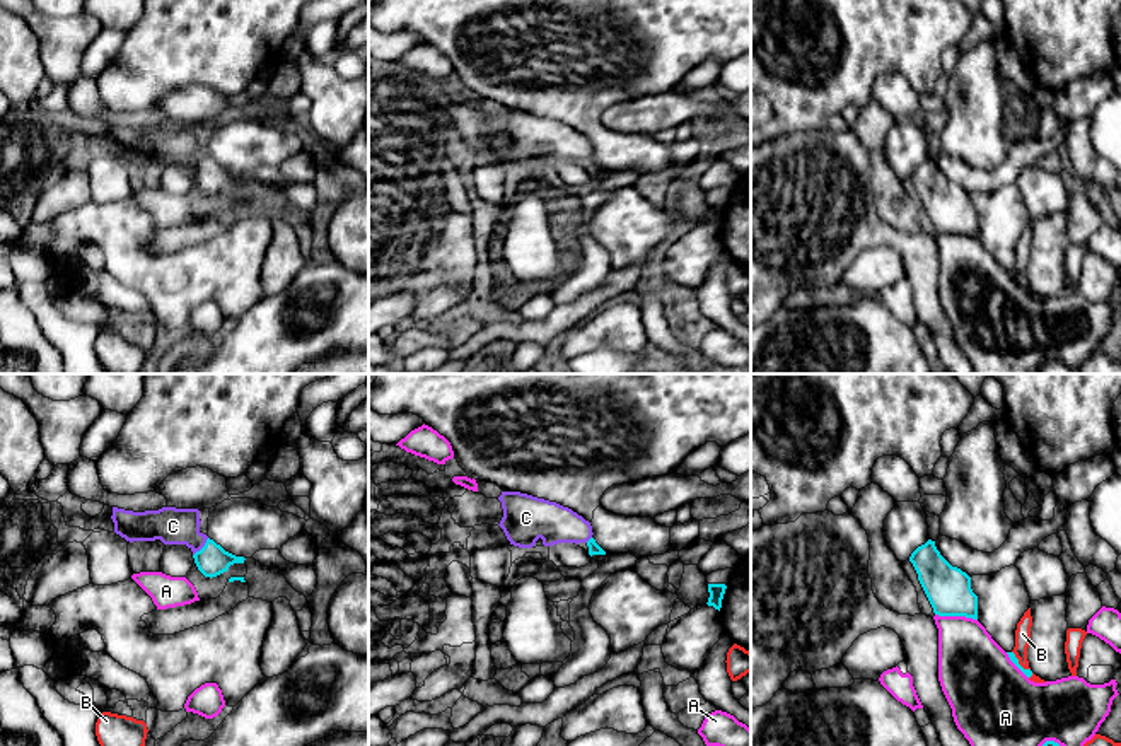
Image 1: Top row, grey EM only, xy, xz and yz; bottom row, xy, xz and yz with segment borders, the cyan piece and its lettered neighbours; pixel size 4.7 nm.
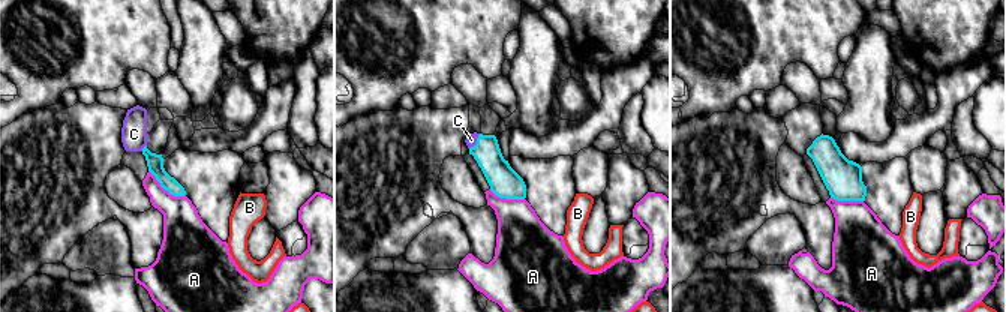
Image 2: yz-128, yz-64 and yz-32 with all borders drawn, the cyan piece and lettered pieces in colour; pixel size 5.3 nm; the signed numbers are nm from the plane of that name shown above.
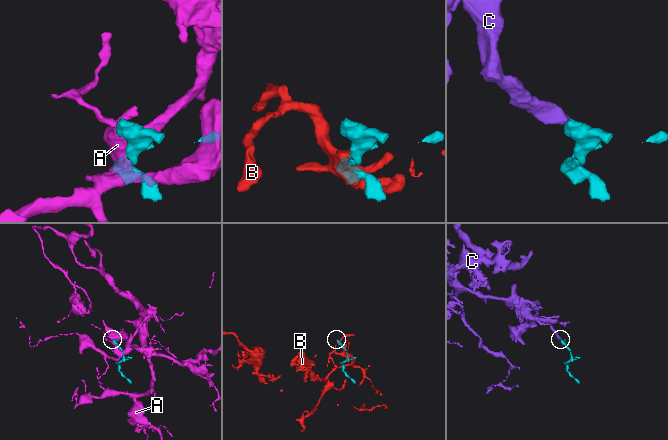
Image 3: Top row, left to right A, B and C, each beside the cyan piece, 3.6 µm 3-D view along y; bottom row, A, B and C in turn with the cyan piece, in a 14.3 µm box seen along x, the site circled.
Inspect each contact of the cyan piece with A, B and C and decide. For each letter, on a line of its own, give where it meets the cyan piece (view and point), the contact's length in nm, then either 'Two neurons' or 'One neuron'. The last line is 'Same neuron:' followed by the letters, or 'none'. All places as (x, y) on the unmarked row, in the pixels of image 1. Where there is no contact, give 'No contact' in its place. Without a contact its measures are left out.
A: Touches cyan at yz (956, 233). Shared border 200 nm. Two neurons
B: Touches cyan at yz (1017, 280). Shared border 130 nm. Two neurons
C: Touches cyan at xy (203, 164). Shared border 120 nm. One neuron
Same neuron: C

